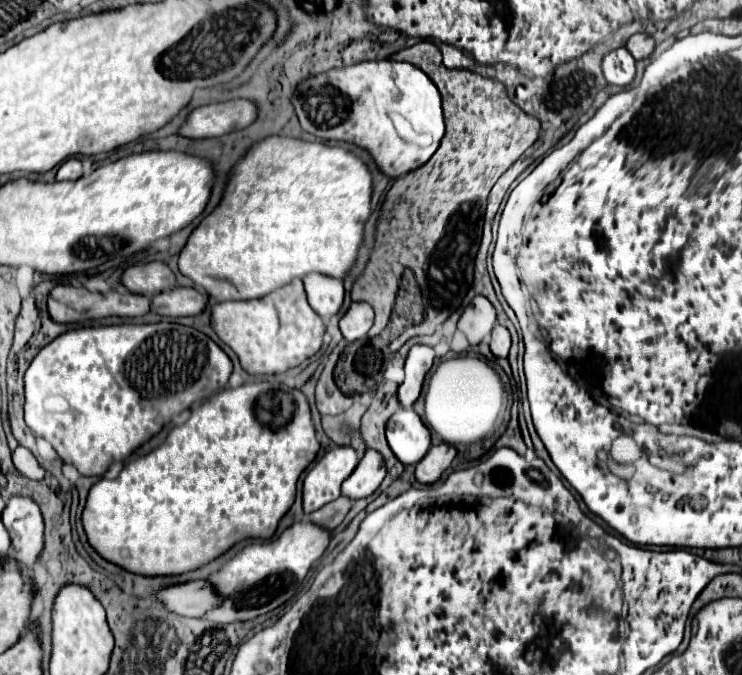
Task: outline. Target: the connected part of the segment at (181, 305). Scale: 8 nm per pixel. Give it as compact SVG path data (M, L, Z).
M172 288L170 292L152 296L152 312L158 312L162 316L196 316L196 314L204 312L208 302L210 302L210 296L196 288Z

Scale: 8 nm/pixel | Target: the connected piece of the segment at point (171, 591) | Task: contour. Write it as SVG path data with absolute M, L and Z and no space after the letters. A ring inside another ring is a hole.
M190 580L166 586L158 590L154 596L164 604L166 610L188 618L202 616L204 612L212 610L218 602L218 596L210 592L210 584L206 584L204 580Z

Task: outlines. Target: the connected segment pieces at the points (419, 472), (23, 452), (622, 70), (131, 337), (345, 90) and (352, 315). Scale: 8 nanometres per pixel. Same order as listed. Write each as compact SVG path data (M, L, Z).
M438 444L428 450L428 454L416 464L416 480L422 484L434 484L442 472L452 464L456 448L450 444Z
M18 446L14 450L14 456L12 458L14 458L14 466L18 468L20 474L24 474L24 476L28 476L32 480L42 480L46 476L44 466L40 466L40 462L36 460L36 456L28 448Z
M616 48L602 58L604 80L614 86L628 86L634 80L636 60L626 48Z
M156 322L76 328L44 346L26 370L24 418L28 428L48 440L58 456L76 466L82 476L102 476L114 460L126 460L140 444L158 434L174 414L224 388L230 372L232 362L226 352L190 326Z
M368 60L358 62L352 66L332 68L326 72L320 72L316 76L304 78L292 98L290 98L294 112L300 120L300 126L324 140L344 140L352 142L372 154L378 168L390 176L398 178L424 162L430 160L430 156L438 150L440 140L444 136L444 118L442 118L442 106L440 106L440 92L434 86L434 82L414 64L408 62L396 62L396 60Z
M354 302L350 310L344 314L344 318L340 320L340 332L346 342L354 342L368 334L368 330L372 328L372 322L374 322L372 308L368 304Z

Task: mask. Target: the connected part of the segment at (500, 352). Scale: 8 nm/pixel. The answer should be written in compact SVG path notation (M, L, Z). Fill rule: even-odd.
M496 326L492 330L492 342L490 342L490 350L496 358L508 358L508 350L510 350L510 332L504 326Z

